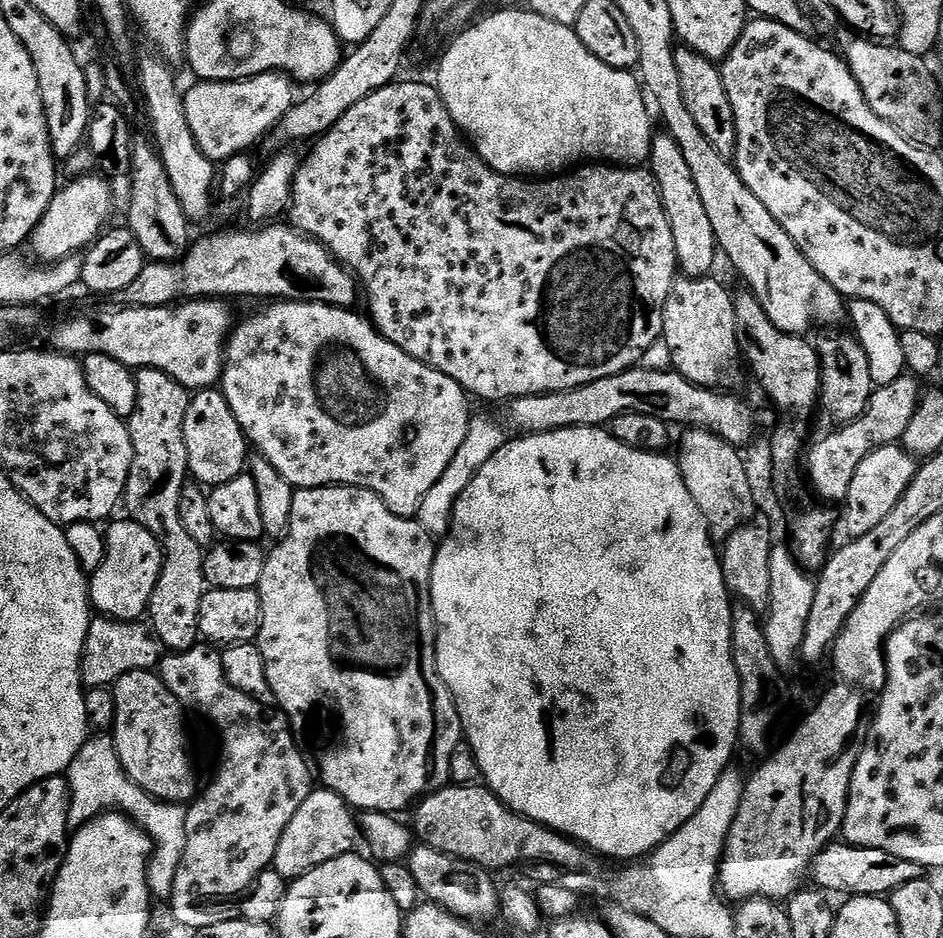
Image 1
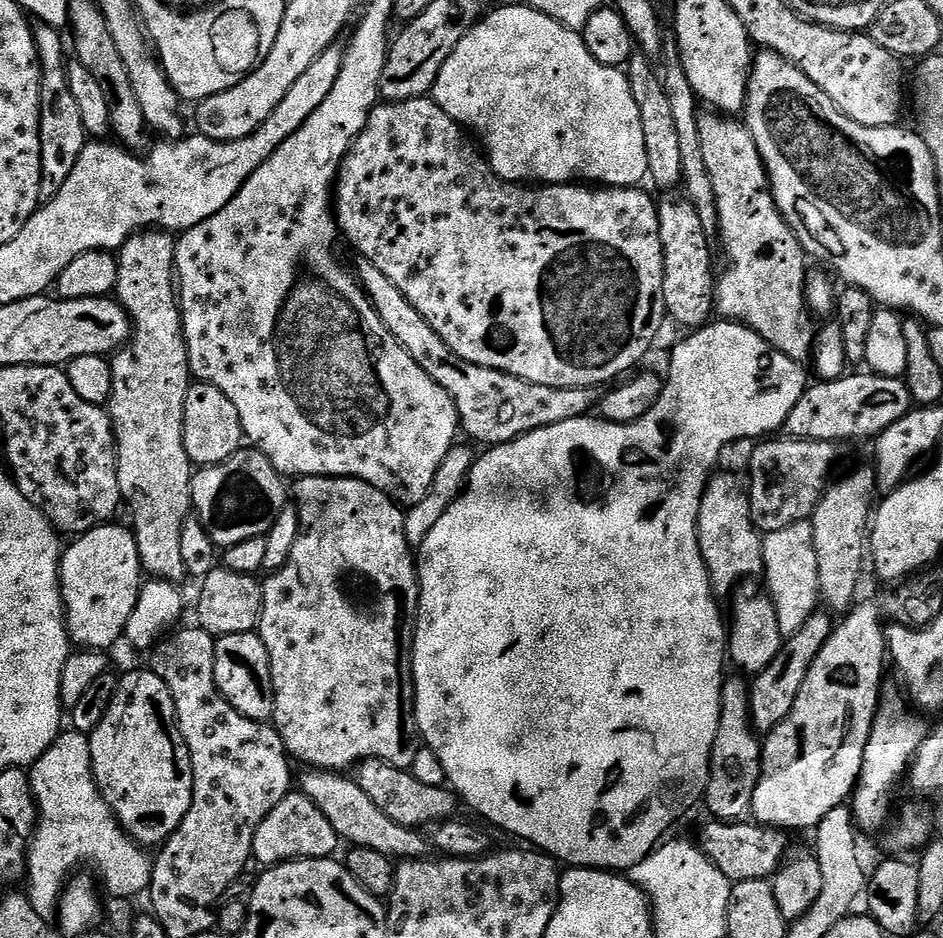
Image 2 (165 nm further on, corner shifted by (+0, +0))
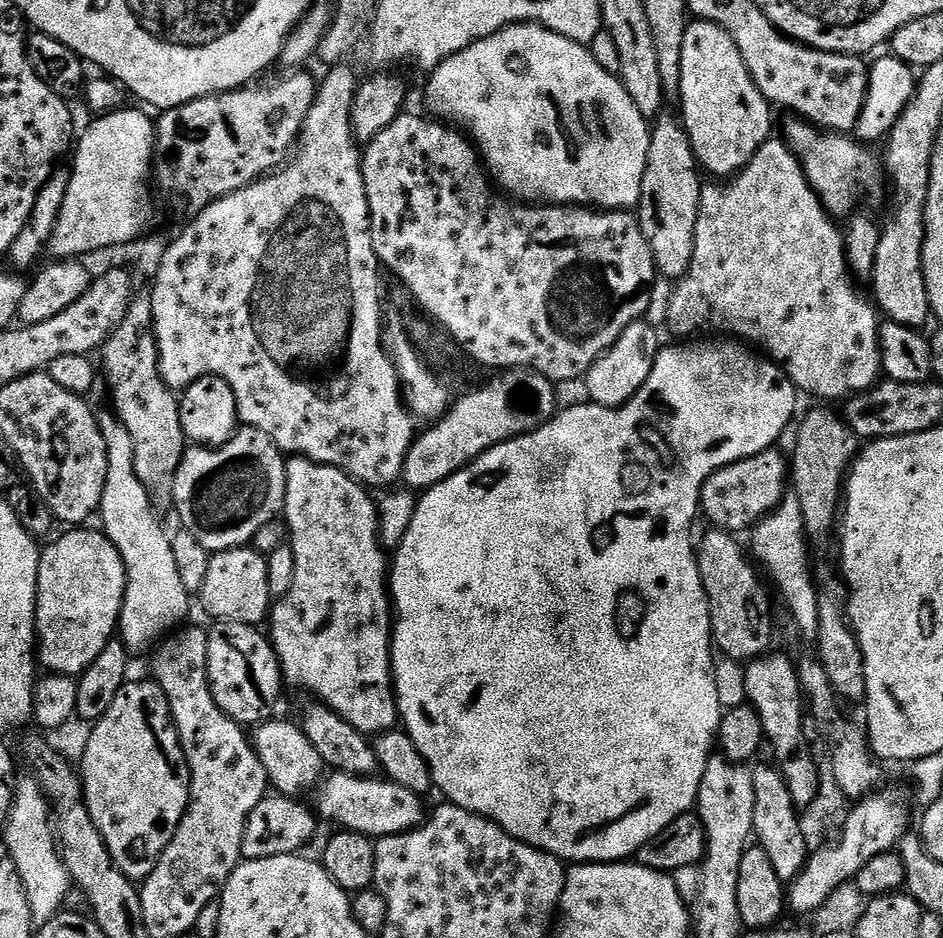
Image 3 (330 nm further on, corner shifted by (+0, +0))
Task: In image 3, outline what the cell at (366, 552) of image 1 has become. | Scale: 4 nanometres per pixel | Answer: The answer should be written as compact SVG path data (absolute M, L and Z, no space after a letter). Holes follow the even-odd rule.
M294 456L287 461L288 481L284 495L283 519L290 533L290 547L294 554L294 586L290 586L290 594L279 597L270 609L270 639L276 649L276 657L280 659L280 671L283 679L308 692L313 692L317 701L333 708L350 726L365 734L381 734L391 732L397 727L396 690L392 683L392 634L394 631L394 609L390 595L390 560L384 557L385 545L380 543L380 517L377 505L372 504L369 489L359 480L353 480L342 470L332 468L329 464L315 464L304 456Z

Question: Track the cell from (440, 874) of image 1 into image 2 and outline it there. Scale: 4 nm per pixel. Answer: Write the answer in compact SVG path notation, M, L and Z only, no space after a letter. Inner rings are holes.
M308 770L305 773L301 780L299 777L299 791L306 798L310 798L310 802L314 802L314 806L318 806L322 814L326 814L326 822L334 826L336 835L341 841L349 840L347 842L349 845L378 850L401 861L418 860L429 855L429 841L425 837L423 840L420 837L423 835L417 829L402 826L394 822L394 818L386 818L386 814L382 814L382 810L378 810L378 806L370 802L370 797L362 794L355 779L339 772Z

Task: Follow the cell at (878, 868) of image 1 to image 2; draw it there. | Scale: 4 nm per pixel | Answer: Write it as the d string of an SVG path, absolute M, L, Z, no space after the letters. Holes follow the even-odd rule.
M715 818L709 821L701 830L698 843L706 858L710 858L710 862L714 862L714 866L718 866L718 870L722 870L728 880L733 884L755 880L771 881L786 856L785 833L781 829L769 828L755 822L725 822Z

